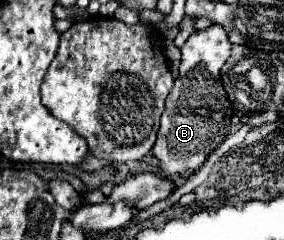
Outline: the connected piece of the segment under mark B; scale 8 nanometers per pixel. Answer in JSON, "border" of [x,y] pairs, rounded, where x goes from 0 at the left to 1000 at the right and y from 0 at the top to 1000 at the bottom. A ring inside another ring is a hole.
{"border":[[[768,100],[739,108],[732,125],[690,133],[641,192],[634,317],[585,408],[556,575],[535,617],[535,650],[556,667],[556,692],[577,717],[577,733],[627,733],[662,750],[683,717],[697,717],[718,692],[725,658],[803,567],[817,508],[817,425],[803,417],[803,392],[782,367],[775,292],[810,242],[810,208],[817,183],[789,117]]]}

